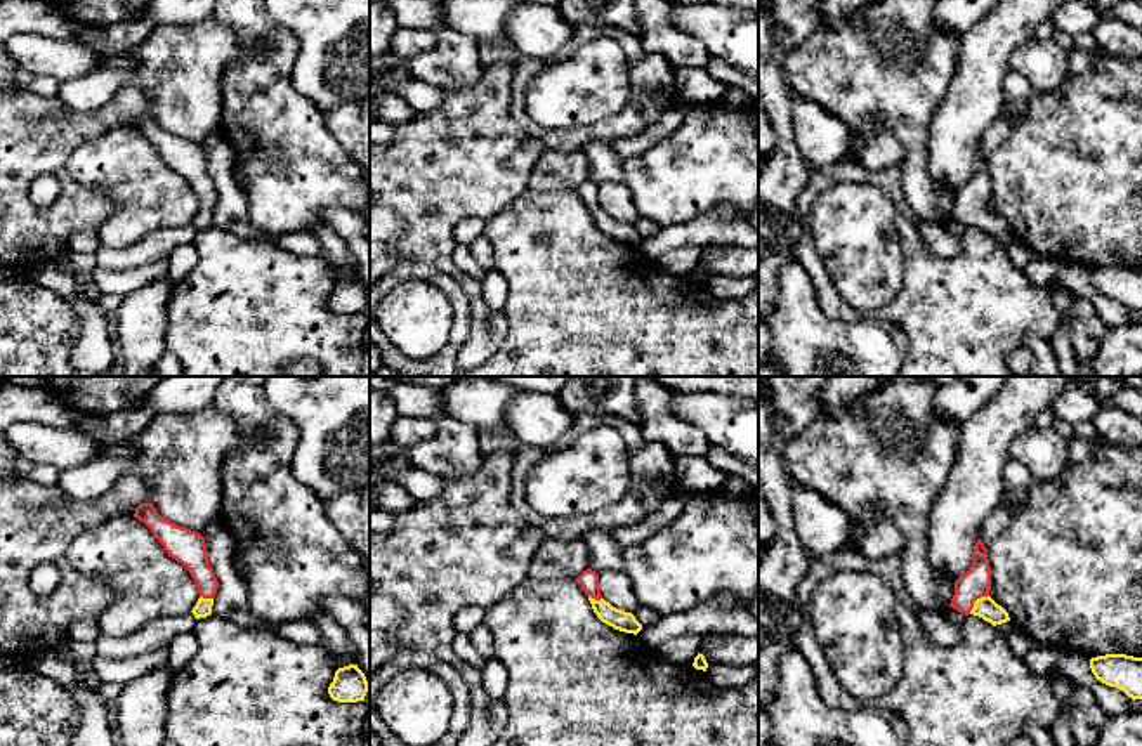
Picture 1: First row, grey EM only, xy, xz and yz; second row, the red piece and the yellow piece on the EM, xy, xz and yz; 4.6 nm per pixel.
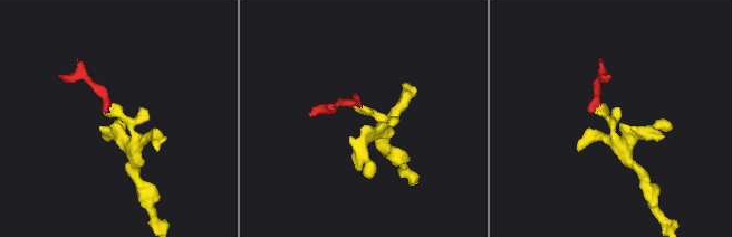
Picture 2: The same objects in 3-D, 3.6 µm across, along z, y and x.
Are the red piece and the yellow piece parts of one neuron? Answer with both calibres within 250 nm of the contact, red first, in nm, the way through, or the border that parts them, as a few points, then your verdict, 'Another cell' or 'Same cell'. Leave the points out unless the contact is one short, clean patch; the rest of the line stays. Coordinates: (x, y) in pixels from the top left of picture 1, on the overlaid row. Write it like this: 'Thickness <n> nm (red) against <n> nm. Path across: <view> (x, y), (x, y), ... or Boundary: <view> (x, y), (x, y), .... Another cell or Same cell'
Thickness 140 nm (red) against 100 nm. Path across: yz (974, 583), (976, 599), (986, 608). Same cell

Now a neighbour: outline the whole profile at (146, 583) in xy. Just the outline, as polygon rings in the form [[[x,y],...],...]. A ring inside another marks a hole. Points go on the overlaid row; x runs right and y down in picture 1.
[[[134,515],[89,529],[68,546],[66,557],[113,597],[97,619],[104,637],[127,637],[158,618],[189,614],[200,599],[189,571]]]

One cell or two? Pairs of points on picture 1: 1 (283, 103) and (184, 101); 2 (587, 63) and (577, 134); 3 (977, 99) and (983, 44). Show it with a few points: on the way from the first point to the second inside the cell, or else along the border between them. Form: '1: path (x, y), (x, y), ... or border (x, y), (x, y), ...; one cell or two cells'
1: border (235, 63), (221, 78), (219, 129); two cells
2: border (616, 113), (564, 129), (538, 125); two cells
3: path (977, 85), (983, 58); one cell

